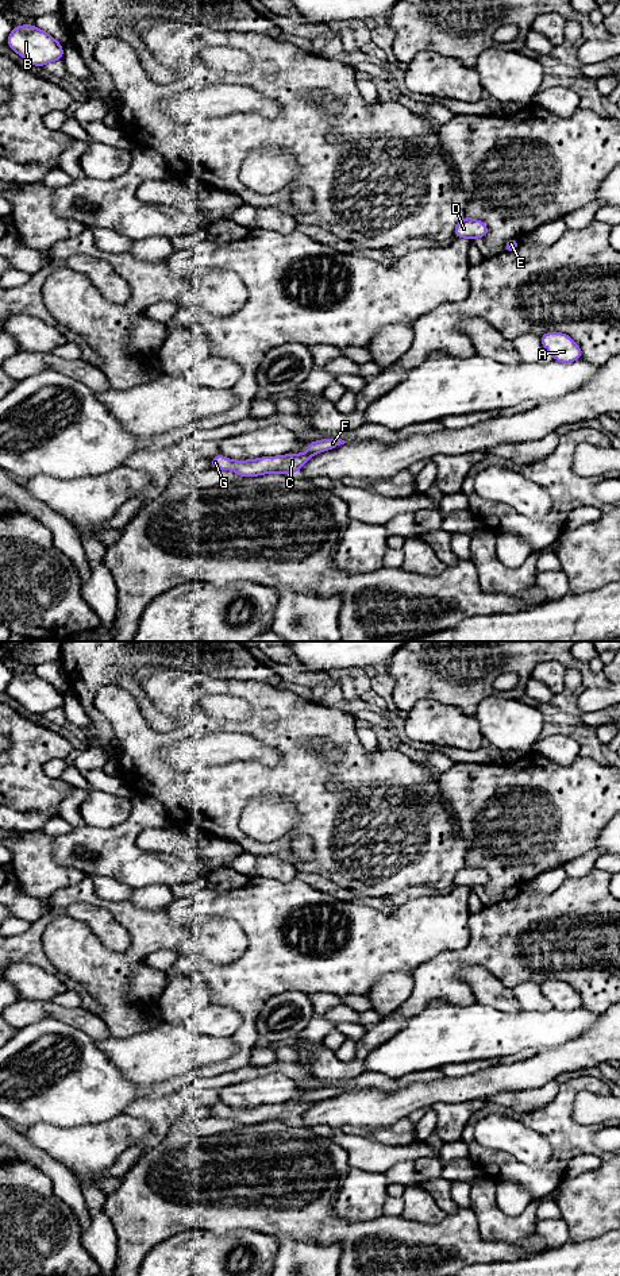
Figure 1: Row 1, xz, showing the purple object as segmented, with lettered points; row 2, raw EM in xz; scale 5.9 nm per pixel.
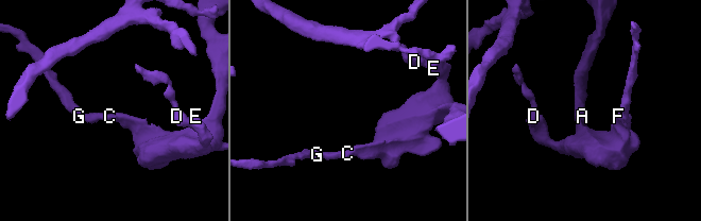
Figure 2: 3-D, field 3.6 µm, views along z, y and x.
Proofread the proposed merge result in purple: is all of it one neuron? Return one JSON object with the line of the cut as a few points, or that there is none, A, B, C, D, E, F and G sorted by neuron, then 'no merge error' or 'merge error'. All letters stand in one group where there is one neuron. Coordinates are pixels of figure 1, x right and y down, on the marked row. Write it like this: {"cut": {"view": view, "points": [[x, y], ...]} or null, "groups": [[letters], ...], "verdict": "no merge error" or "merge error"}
{"cut": null, "groups": [["A", "B", "C", "D", "E", "F", "G"]], "verdict": "no merge error"}

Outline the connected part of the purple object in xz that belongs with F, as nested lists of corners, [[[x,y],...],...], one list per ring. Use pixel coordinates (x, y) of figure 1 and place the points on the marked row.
[[[324,439],[309,442],[307,454],[288,454],[281,456],[265,456],[257,458],[253,460],[231,460],[222,454],[217,454],[211,459],[212,469],[230,469],[234,470],[235,474],[242,478],[255,477],[269,473],[284,473],[284,474],[294,474],[299,469],[301,469],[312,455],[316,455],[323,451],[328,451],[336,448],[340,444],[347,442],[342,439]]]

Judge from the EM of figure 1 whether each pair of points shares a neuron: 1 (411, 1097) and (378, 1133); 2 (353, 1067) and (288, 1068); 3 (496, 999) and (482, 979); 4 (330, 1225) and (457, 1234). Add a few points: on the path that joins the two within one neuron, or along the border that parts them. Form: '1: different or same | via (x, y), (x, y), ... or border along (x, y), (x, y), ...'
1: different | border along (407, 1117), (389, 1125), (353, 1126)
2: different | border along (312, 1074), (324, 1082), (343, 1080)
3: same | via (493, 994), (484, 985)
4: same | via (361, 1232), (377, 1232), (381, 1236), (426, 1236)

